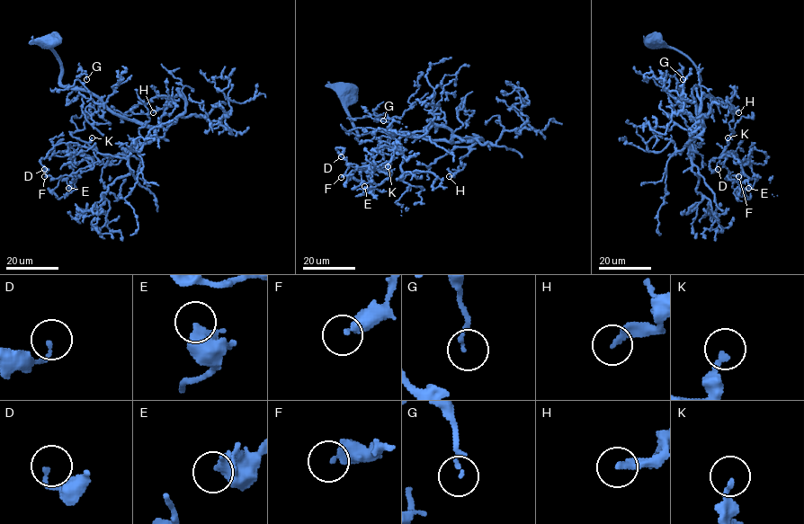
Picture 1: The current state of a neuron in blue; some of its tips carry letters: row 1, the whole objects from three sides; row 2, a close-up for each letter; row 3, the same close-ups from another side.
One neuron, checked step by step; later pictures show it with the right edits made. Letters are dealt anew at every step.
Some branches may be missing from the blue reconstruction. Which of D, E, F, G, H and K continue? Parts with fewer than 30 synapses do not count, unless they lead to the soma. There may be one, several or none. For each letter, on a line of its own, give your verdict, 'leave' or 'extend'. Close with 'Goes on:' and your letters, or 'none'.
D: leave
E: leave
F: leave
G: leave
H: leave
K: leave
Goes on: none

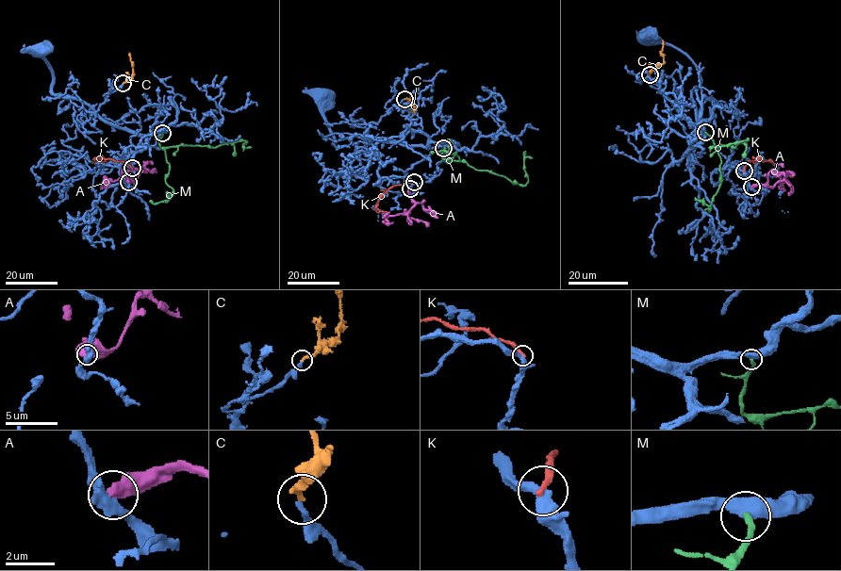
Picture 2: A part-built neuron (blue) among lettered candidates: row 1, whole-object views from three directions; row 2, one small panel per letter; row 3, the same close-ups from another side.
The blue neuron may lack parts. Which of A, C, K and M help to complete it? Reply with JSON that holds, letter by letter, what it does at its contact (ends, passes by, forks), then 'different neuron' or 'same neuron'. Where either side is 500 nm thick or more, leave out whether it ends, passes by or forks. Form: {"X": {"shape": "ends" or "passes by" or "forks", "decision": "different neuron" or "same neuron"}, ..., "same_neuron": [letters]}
{"A": {"decision": "different neuron"}, "C": {"shape": "ends", "decision": "same neuron"}, "K": {"shape": "ends", "decision": "different neuron"}, "M": {"shape": "ends", "decision": "different neuron"}, "same_neuron": ["C"]}

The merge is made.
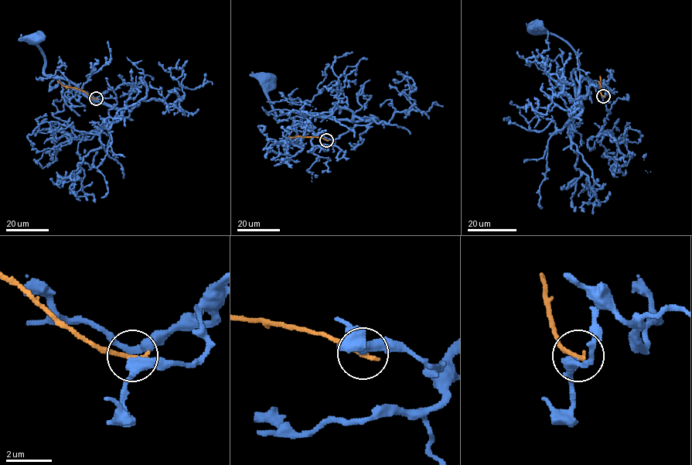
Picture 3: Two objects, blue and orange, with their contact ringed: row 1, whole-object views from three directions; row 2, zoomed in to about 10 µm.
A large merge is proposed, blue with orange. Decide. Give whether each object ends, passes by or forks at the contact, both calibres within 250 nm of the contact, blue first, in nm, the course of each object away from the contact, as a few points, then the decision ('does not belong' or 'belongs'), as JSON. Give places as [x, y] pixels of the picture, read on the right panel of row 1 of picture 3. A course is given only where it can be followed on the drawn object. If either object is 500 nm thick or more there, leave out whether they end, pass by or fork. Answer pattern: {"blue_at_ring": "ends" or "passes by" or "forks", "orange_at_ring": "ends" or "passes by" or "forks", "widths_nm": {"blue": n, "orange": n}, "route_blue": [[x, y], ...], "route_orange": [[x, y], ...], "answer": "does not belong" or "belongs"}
{"blue_at_ring": "passes by", "orange_at_ring": "ends", "widths_nm": {"blue": 360, "orange": 220}, "route_blue": [[603, 97], [605, 90], [581, 77], [582, 107], [571, 79], [578, 67], [576, 52], [534, 28]], "route_orange": [[603, 96], [599, 87], [599, 76]], "answer": "does not belong"}

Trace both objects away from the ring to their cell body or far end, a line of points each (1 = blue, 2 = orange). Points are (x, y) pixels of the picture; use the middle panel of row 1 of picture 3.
1: (326, 140), (334, 141), (377, 118), (333, 120), (303, 111), (275, 118), (267, 79)
2: (326, 140), (314, 136), (288, 136)

